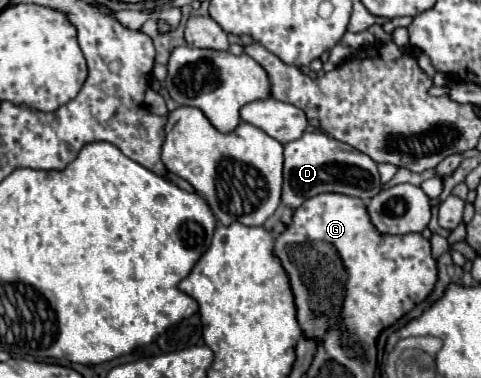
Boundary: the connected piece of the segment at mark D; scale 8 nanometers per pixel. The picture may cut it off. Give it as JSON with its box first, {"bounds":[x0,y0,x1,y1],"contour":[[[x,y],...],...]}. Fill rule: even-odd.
{"bounds":[282,132,382,208],"contour":[[[304,132],[298,140],[288,142],[284,146],[284,188],[282,188],[282,204],[288,208],[298,208],[308,198],[322,194],[322,192],[336,192],[348,194],[362,200],[370,200],[380,194],[382,182],[378,174],[378,164],[354,150],[346,148],[338,140],[318,134],[318,132]]]}

